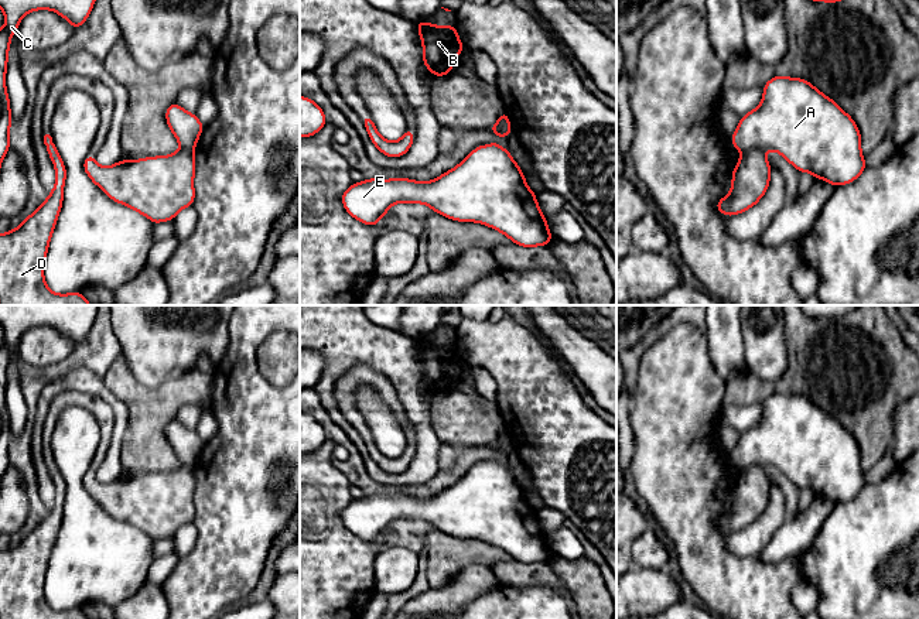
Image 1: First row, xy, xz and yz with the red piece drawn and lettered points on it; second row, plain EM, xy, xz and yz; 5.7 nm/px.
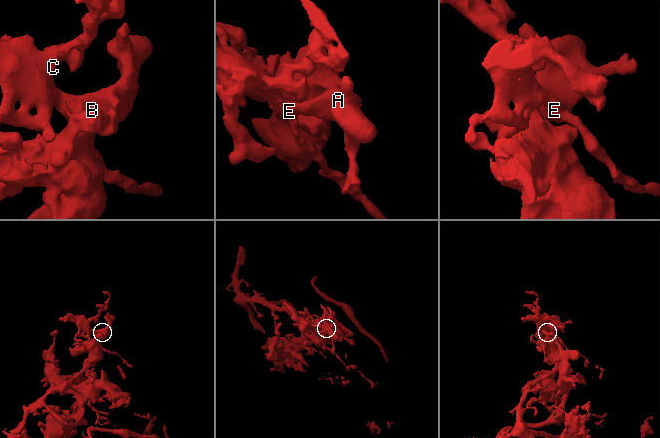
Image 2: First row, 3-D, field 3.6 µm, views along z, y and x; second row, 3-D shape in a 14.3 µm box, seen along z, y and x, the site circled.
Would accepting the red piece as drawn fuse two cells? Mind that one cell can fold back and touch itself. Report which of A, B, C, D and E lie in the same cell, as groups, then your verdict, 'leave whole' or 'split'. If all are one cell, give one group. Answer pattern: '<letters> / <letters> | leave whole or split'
A C E / B D | split

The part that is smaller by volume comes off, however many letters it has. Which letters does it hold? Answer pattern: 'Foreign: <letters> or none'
Foreign: A, C, E

